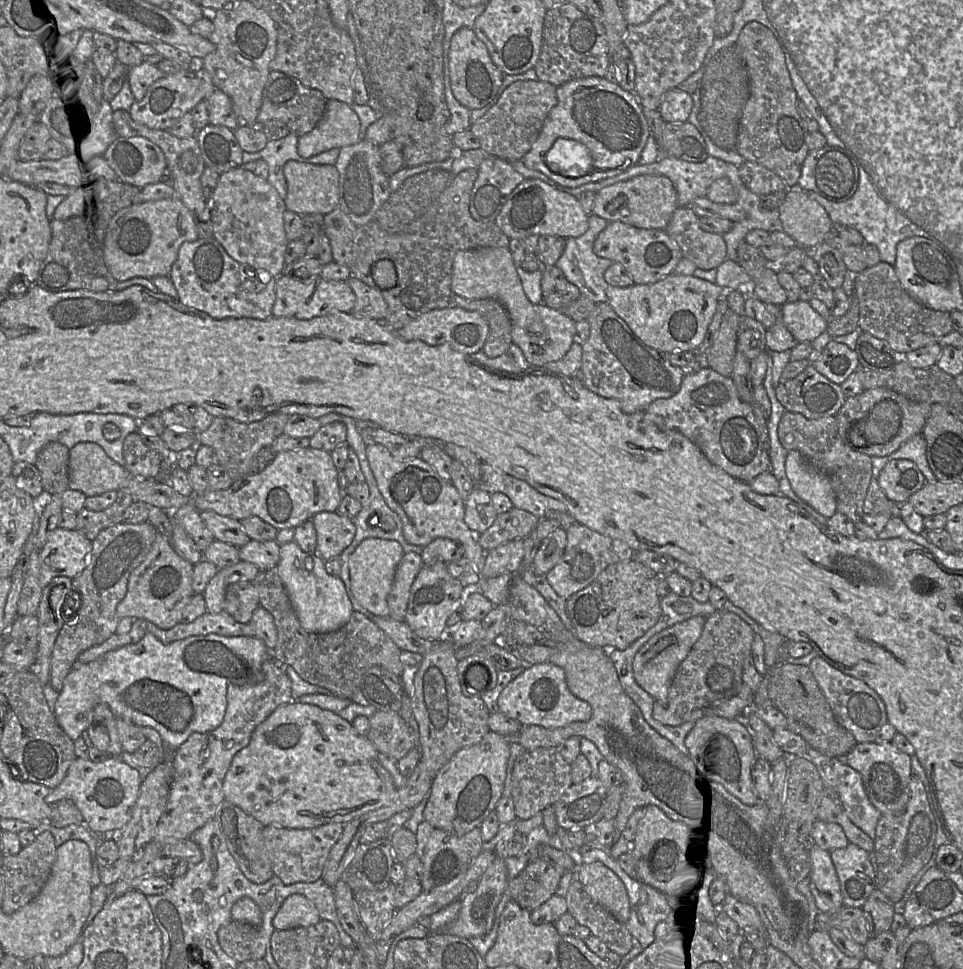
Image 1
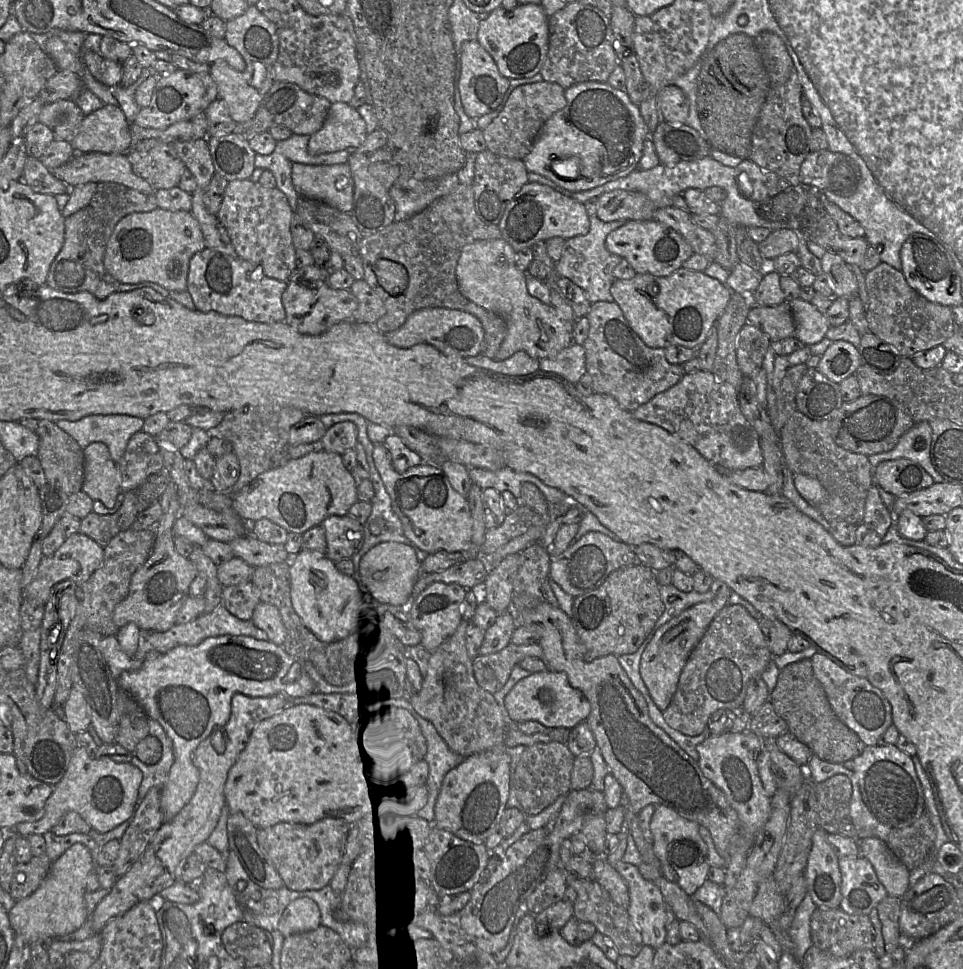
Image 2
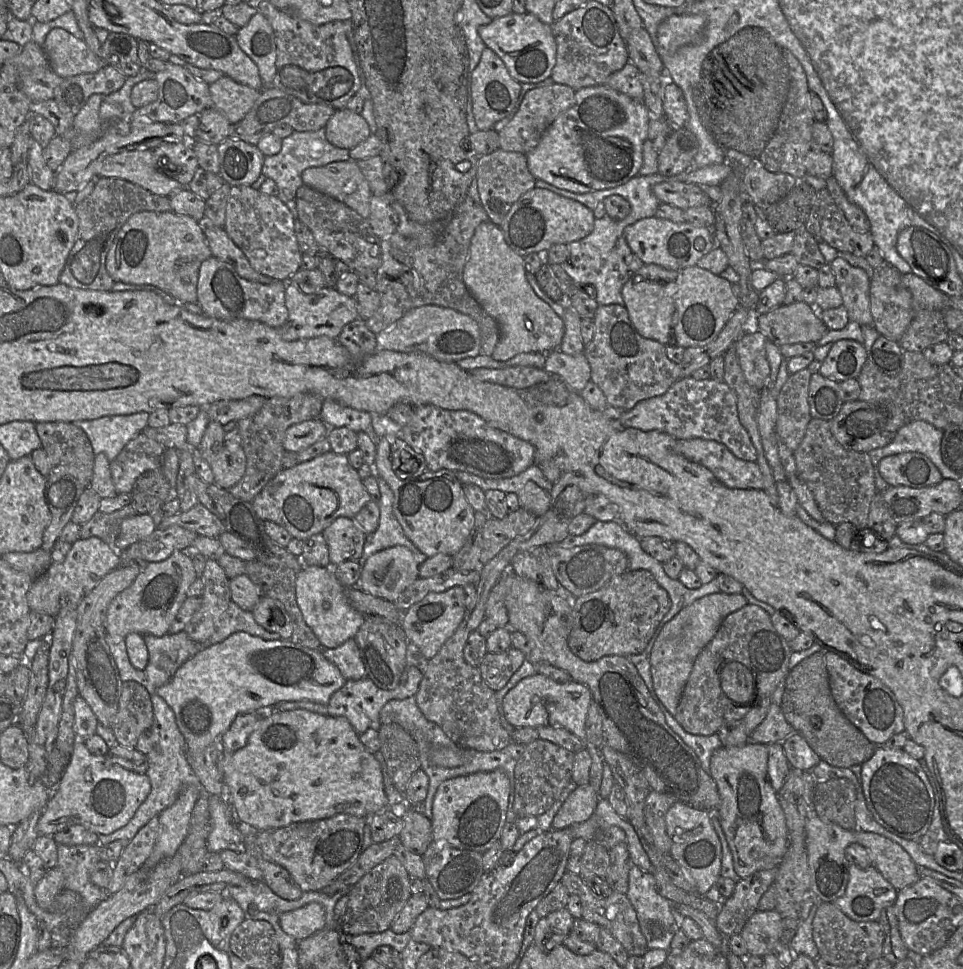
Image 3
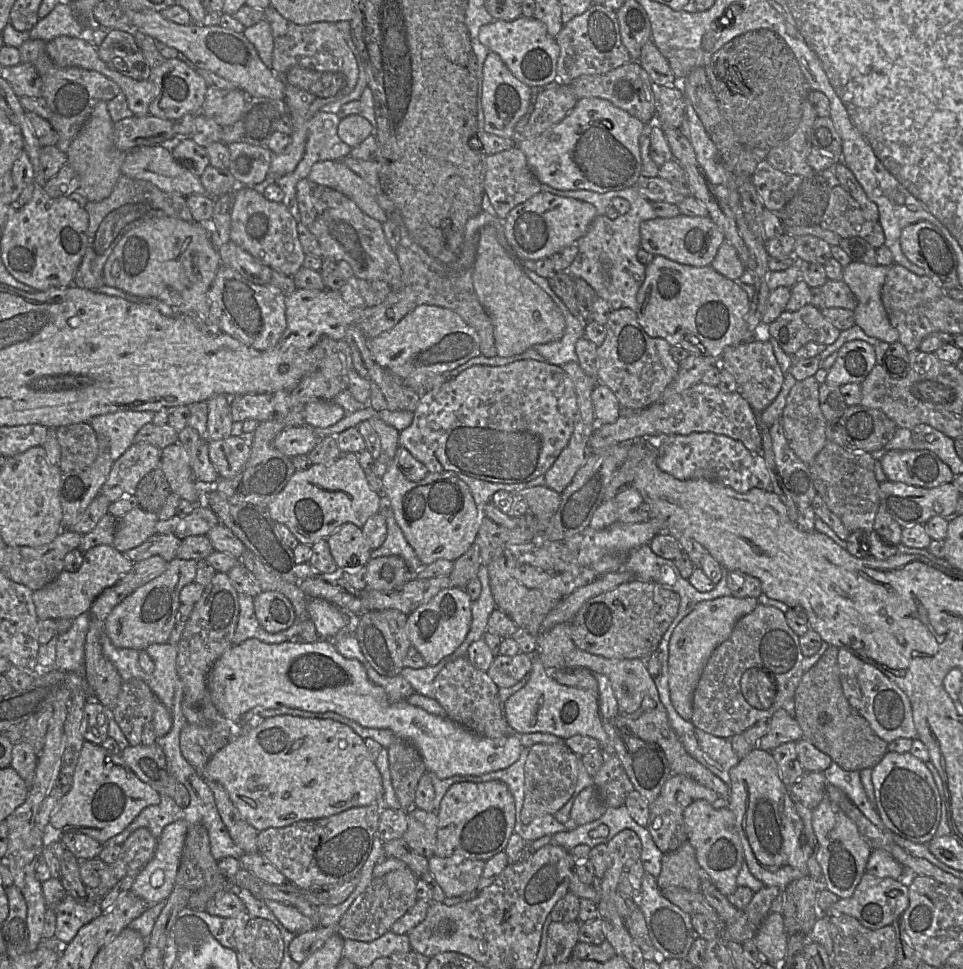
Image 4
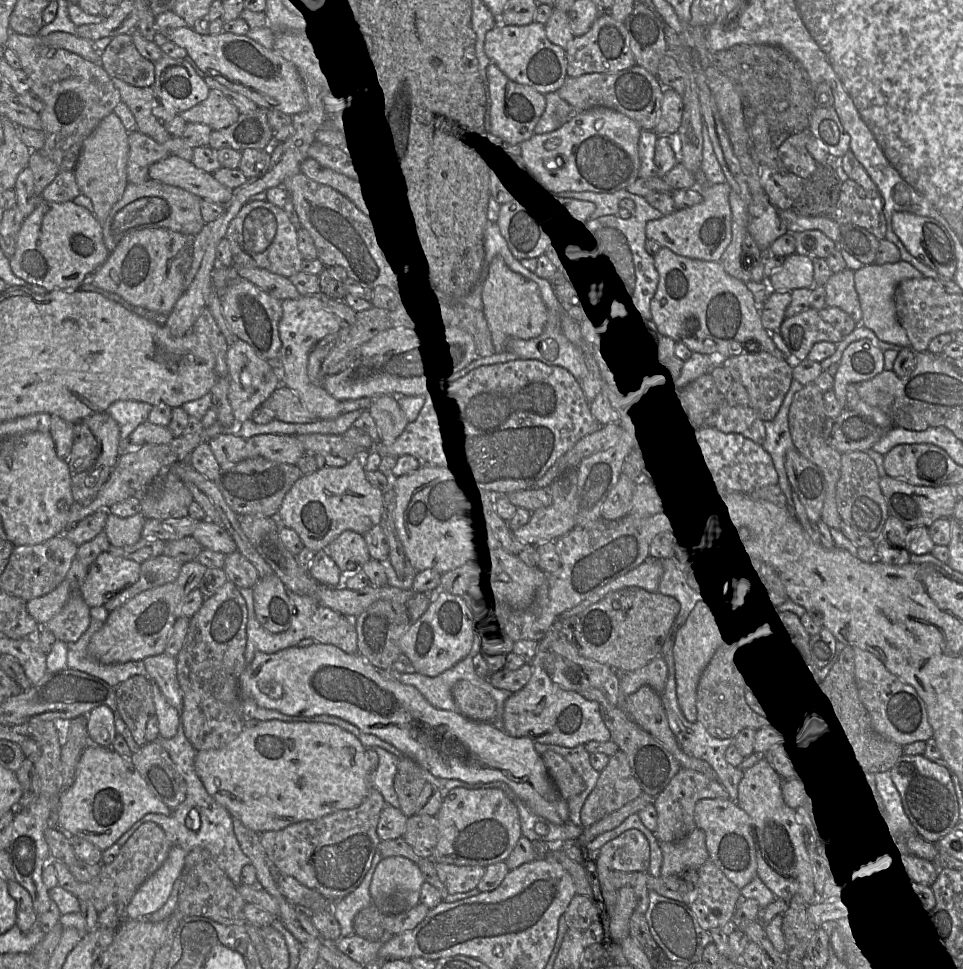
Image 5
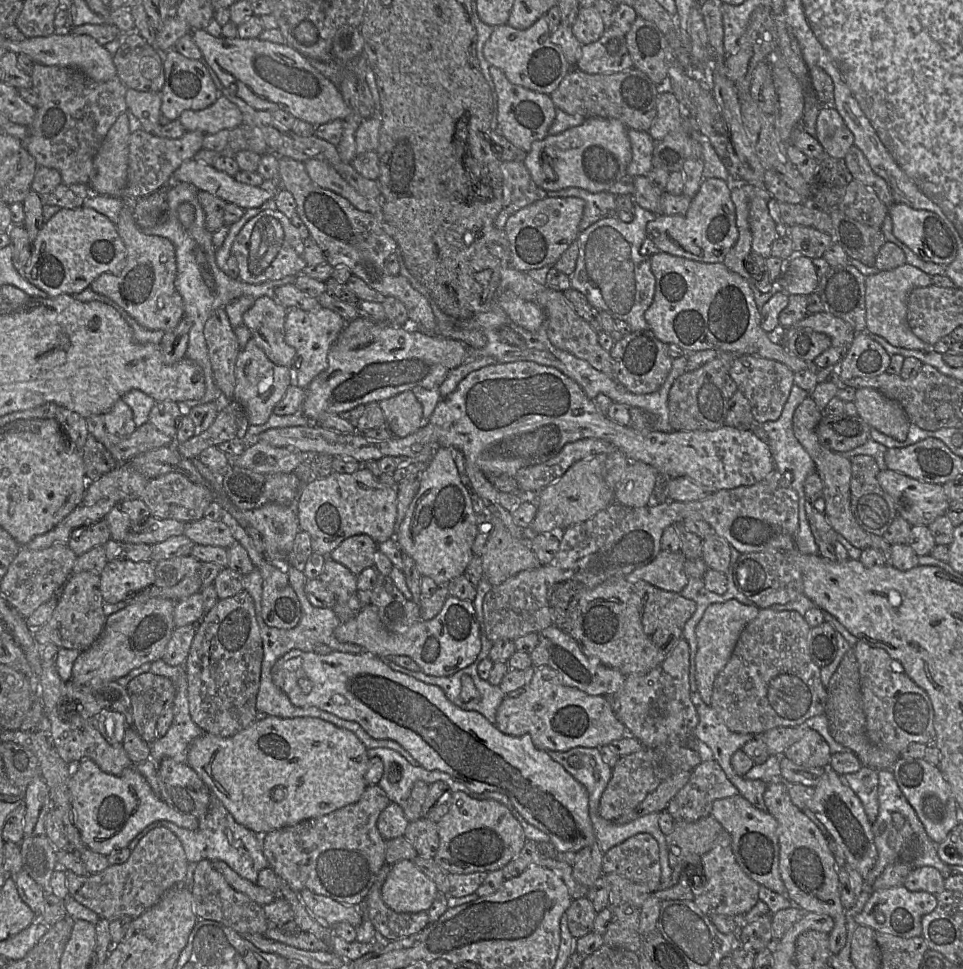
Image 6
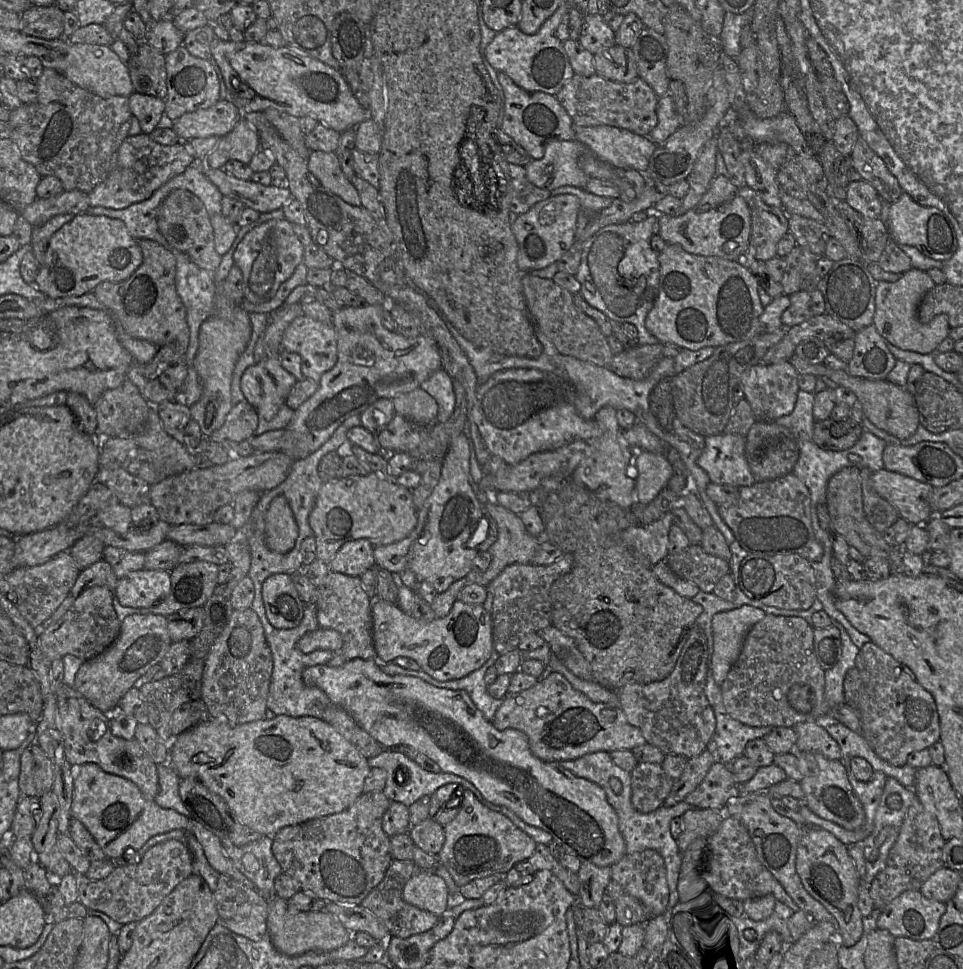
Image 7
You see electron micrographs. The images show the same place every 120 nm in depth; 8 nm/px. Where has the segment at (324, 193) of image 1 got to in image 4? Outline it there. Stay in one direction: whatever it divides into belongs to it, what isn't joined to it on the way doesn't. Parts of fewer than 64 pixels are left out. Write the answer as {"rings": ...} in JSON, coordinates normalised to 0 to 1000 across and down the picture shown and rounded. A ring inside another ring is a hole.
{"rings":[[[337,165],[327,168],[319,184],[355,199],[364,205],[377,220],[396,230],[404,225],[393,212],[384,191],[354,165]]]}

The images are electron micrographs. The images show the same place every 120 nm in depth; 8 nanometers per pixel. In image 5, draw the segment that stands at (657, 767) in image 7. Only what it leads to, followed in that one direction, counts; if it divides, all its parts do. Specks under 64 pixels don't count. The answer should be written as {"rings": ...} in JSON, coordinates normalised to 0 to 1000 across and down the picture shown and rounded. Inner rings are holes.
{"rings":[[[644,773],[623,796],[618,813],[603,836],[603,852],[613,853],[633,839],[661,825],[668,815]]]}

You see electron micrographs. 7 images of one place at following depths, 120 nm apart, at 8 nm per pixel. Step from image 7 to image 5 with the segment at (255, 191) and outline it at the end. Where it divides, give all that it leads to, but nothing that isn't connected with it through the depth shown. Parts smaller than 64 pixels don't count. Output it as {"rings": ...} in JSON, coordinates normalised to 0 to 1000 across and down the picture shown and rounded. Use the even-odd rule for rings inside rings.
{"rings":[[[182,159],[157,170],[154,180],[157,186],[186,193],[210,206],[233,211],[241,202],[242,195],[227,189],[220,179]]]}

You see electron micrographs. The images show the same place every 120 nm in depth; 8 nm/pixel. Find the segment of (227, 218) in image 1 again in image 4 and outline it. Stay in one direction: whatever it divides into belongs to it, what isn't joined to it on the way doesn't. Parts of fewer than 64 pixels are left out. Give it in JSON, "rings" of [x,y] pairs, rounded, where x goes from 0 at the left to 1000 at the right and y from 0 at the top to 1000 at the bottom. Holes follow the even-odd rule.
{"rings":[[[247,192],[242,198],[239,224],[239,248],[268,270],[301,286],[315,276],[318,263],[309,246],[308,230],[292,208],[277,206],[262,193]]]}

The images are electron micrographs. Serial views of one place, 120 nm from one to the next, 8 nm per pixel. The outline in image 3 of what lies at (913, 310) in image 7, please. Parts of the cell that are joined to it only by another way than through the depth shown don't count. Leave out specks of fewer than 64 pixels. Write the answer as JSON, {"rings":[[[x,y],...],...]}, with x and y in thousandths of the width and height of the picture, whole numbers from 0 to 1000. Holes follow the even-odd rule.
{"rings":[[[872,264],[862,271],[862,276],[867,285],[867,295],[874,304],[875,316],[880,319],[882,330],[894,336],[907,336],[901,282],[885,275]]]}

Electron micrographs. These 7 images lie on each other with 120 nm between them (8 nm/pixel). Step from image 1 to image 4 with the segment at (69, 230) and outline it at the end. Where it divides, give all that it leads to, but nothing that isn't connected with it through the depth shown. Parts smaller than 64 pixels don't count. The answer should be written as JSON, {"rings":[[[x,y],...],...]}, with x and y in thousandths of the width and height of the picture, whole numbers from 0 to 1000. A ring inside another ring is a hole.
{"rings":[[[127,181],[113,203],[104,208],[90,208],[86,214],[92,224],[90,256],[78,283],[76,294],[91,299],[106,296],[108,275],[121,251],[135,236],[170,223],[200,228],[192,204],[183,199],[170,198],[154,187]]]}

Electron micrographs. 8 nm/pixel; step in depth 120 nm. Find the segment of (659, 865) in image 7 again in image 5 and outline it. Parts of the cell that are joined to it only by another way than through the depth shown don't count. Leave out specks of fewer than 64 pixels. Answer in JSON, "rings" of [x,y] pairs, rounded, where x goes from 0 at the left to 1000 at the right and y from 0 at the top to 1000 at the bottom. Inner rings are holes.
{"rings":[[[654,856],[629,870],[622,883],[641,899],[673,900],[675,871],[667,858]]]}

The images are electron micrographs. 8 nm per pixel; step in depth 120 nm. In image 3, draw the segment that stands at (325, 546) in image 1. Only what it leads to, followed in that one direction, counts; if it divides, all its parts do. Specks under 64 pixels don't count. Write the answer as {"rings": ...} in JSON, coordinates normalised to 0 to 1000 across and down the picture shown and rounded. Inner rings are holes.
{"rings":[[[360,534],[349,535],[336,548],[343,583],[372,579],[376,573],[380,551],[370,538]]]}

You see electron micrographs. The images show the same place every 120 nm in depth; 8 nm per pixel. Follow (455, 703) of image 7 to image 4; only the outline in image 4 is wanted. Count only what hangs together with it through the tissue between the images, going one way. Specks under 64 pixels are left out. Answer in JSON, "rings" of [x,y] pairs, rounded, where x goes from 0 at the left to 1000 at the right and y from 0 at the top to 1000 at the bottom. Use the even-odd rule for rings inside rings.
{"rings":[[[259,658],[254,660],[252,664],[247,666],[241,666],[237,671],[235,671],[229,678],[222,684],[219,689],[219,692],[216,697],[215,709],[219,719],[219,722],[225,733],[238,744],[249,747],[249,743],[251,739],[265,730],[272,730],[275,732],[285,732],[291,730],[301,730],[301,731],[309,731],[313,733],[325,735],[325,736],[336,736],[336,735],[348,735],[353,737],[361,742],[364,742],[377,750],[381,751],[393,751],[393,752],[404,752],[408,755],[410,761],[418,762],[426,765],[436,776],[443,797],[450,797],[456,804],[467,803],[469,801],[478,800],[478,801],[496,801],[506,799],[509,797],[517,796],[524,794],[535,787],[544,771],[538,761],[537,757],[530,756],[528,760],[519,762],[519,763],[509,763],[505,761],[497,760],[490,754],[484,752],[483,750],[475,747],[470,743],[465,740],[457,740],[451,737],[443,735],[442,733],[429,729],[425,727],[422,722],[406,724],[402,719],[400,712],[388,706],[381,698],[380,690],[378,686],[370,680],[360,680],[355,677],[347,668],[347,665],[344,662],[340,662],[336,659],[332,659],[326,664],[319,664],[313,662],[301,662],[294,663],[290,665],[278,665],[272,663],[266,658]]]}

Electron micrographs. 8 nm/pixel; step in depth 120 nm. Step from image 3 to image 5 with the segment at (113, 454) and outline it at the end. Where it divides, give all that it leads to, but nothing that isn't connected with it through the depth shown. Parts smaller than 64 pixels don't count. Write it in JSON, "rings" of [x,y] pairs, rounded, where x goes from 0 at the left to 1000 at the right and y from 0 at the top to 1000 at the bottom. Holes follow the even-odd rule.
{"rings":[[[124,413],[115,417],[109,425],[123,437],[125,454],[129,455],[145,438],[154,434],[159,420],[151,415]]]}

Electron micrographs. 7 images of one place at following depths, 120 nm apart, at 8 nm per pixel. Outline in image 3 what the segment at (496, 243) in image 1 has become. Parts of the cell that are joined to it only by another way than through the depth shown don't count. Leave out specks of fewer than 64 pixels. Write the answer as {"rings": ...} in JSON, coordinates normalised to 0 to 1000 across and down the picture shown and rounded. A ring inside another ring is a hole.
{"rings":[[[485,201],[462,229],[461,236],[452,251],[439,252],[413,239],[395,247],[396,275],[389,281],[389,299],[395,304],[395,316],[386,327],[379,330],[381,337],[391,346],[406,337],[428,318],[439,315],[465,317],[488,326],[495,332],[498,341],[498,365],[510,367],[519,350],[519,337],[497,315],[481,290],[489,246],[494,235],[506,227],[499,211],[493,209]]]}

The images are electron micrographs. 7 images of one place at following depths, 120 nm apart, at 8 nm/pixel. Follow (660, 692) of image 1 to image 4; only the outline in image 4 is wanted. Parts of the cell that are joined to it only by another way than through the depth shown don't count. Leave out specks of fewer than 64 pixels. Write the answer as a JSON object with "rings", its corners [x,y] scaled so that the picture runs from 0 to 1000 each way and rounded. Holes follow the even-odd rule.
{"rings":[[[760,614],[731,619],[724,622],[701,647],[695,660],[695,713],[697,724],[709,742],[718,743],[721,714],[736,678],[757,658],[765,641],[781,632],[787,622],[785,617],[765,617]]]}

